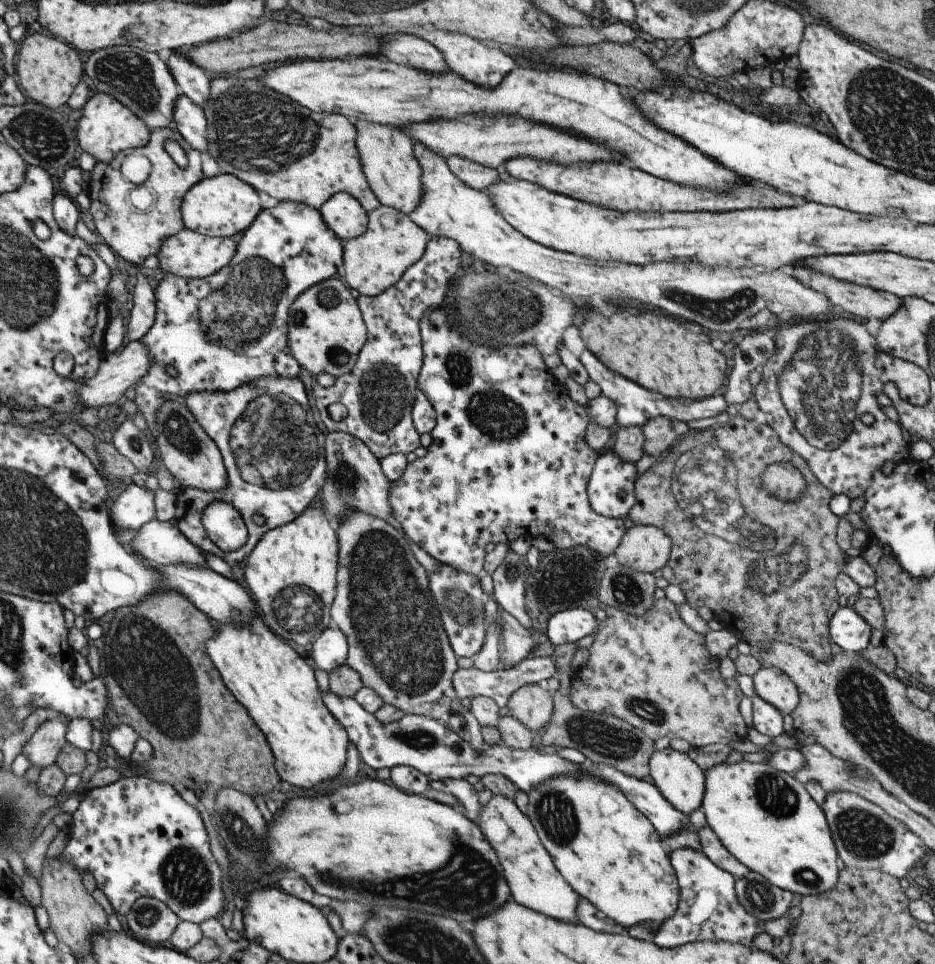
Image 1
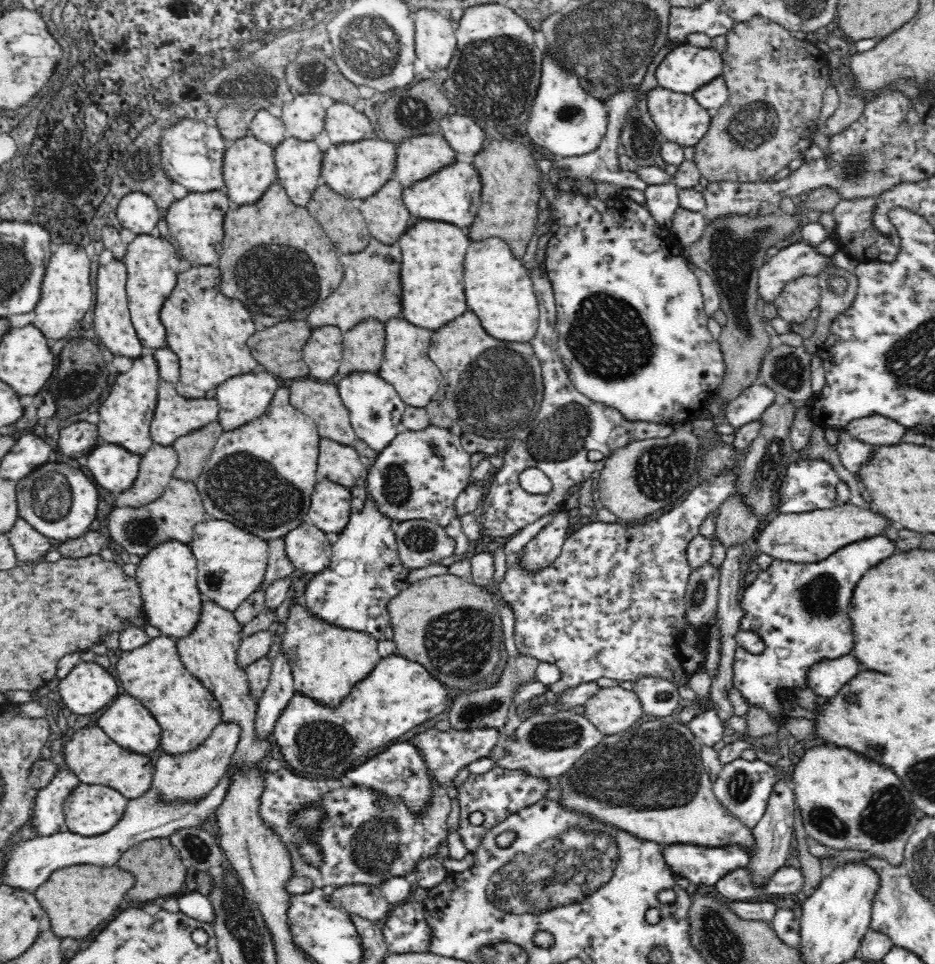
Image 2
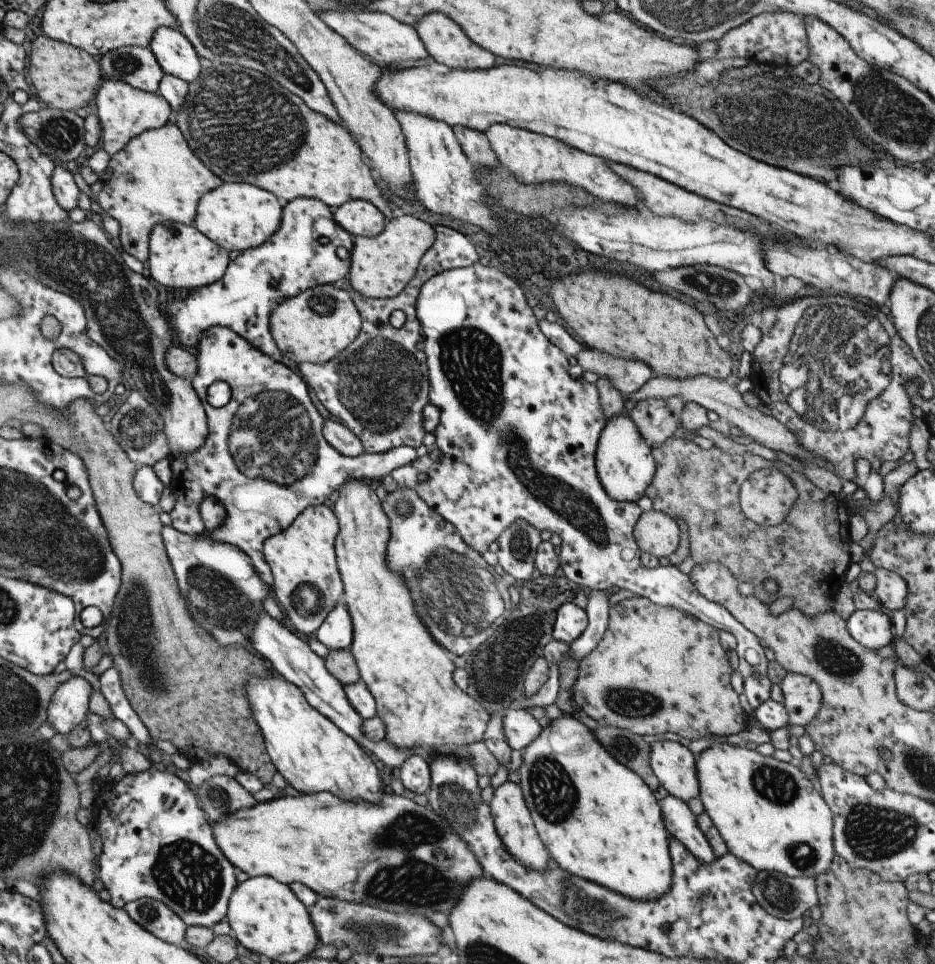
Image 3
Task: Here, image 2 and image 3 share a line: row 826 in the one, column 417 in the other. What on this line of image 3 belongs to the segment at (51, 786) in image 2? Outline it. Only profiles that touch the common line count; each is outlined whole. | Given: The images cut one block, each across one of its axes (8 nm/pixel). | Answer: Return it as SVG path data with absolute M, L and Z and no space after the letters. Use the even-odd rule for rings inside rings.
M323 10L316 12L316 14L334 32L344 37L350 46L353 46L360 54L367 56L376 64L380 64L384 69L387 66L396 69L414 67L430 59L414 26L397 21L389 14L380 11L351 10Z

